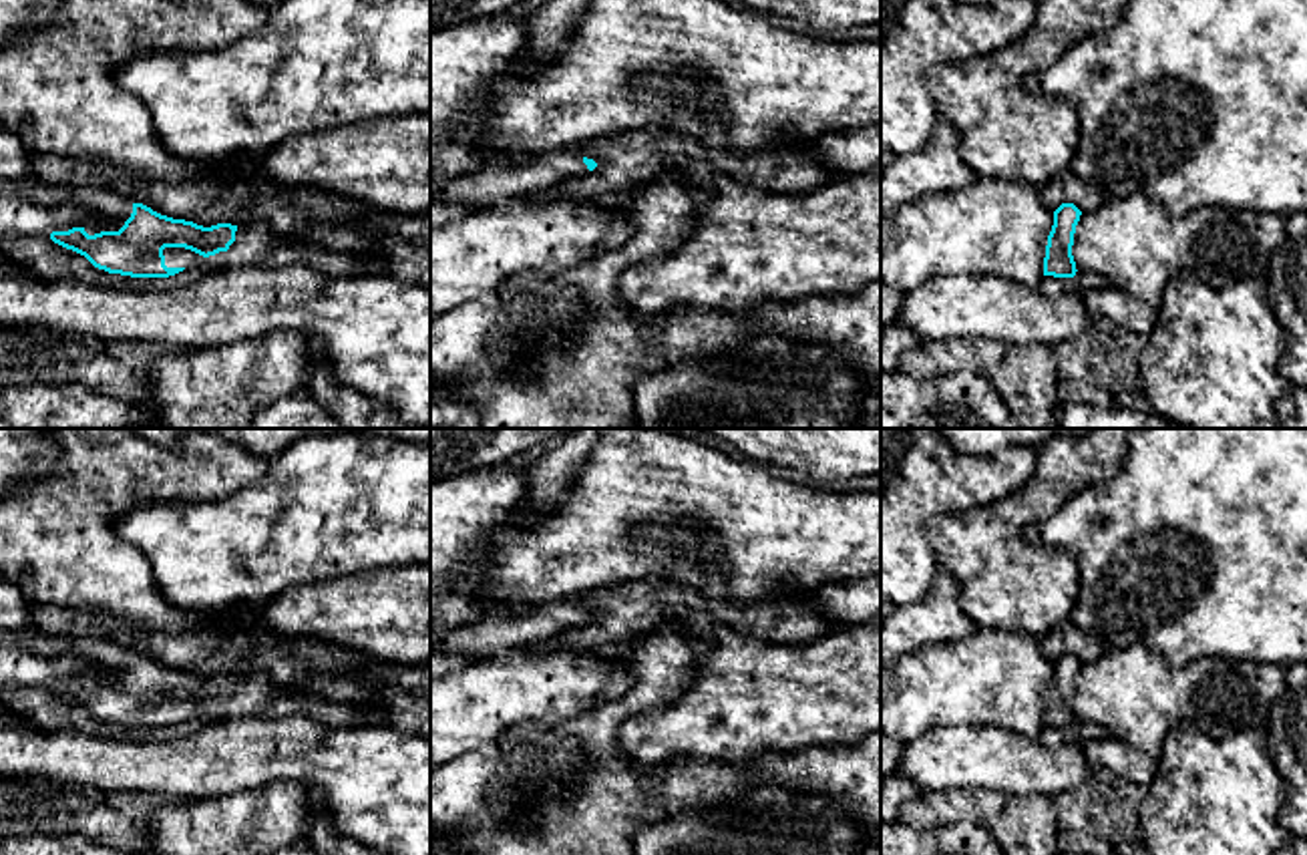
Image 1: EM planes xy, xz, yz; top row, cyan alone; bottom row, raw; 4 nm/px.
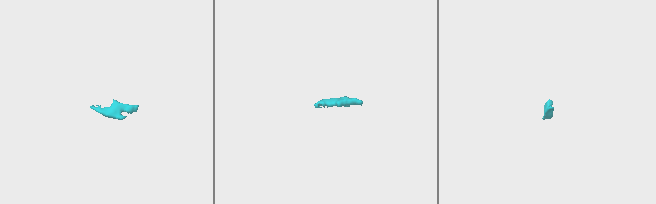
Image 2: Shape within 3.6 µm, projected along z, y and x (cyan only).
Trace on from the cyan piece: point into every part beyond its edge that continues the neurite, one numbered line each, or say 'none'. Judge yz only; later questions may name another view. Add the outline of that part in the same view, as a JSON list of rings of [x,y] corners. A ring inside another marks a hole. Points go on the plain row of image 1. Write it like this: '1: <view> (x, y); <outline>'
none

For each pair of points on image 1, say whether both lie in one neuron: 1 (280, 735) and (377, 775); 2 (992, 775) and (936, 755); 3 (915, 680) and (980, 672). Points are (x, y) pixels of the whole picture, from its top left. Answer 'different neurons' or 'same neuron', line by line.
1: same neuron
2: same neuron
3: same neuron

